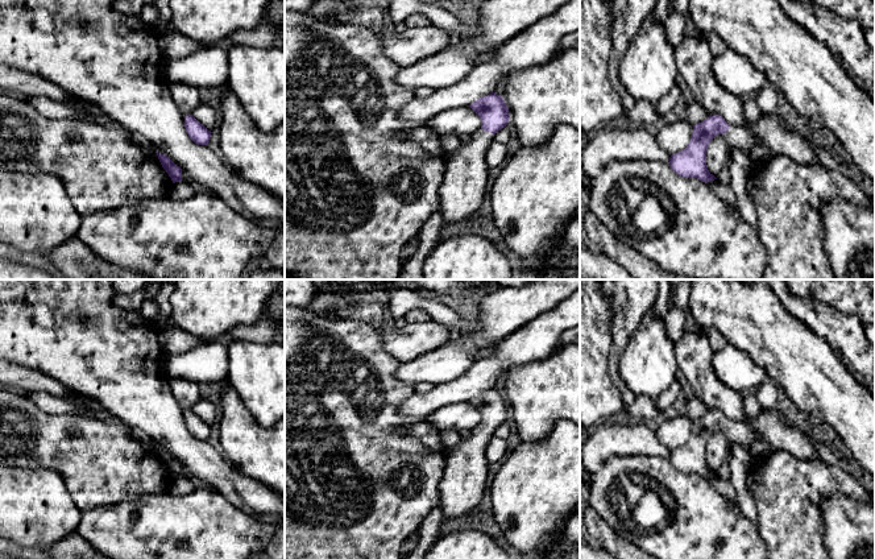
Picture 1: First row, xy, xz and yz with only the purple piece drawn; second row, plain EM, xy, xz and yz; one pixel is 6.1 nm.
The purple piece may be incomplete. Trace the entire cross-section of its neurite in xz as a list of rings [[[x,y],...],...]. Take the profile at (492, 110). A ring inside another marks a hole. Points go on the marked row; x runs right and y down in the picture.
[[[492,92],[469,105],[481,119],[481,128],[460,149],[449,153],[440,187],[443,224],[461,221],[474,215],[488,192],[486,150],[494,134],[507,125],[509,108],[502,96]]]

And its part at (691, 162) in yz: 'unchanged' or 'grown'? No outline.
grown

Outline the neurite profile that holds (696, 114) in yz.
[[[696,102],[687,103],[687,113],[688,113],[688,121],[692,125],[702,123],[704,120],[709,117],[705,109]]]

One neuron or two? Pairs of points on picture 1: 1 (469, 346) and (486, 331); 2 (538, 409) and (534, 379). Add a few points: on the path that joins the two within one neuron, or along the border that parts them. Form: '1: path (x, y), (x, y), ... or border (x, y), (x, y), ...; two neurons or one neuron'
1: path (473, 342), (482, 335); one neuron
2: path (538, 401), (538, 393), (534, 386); one neuron

